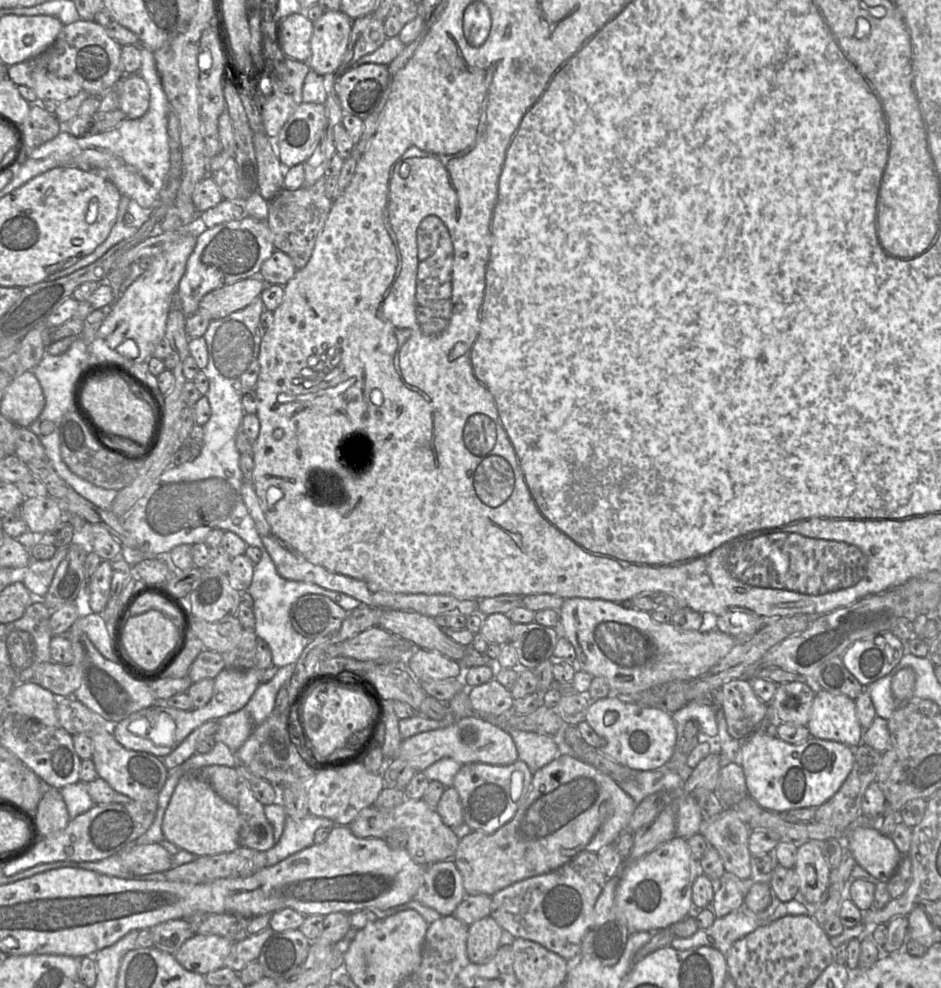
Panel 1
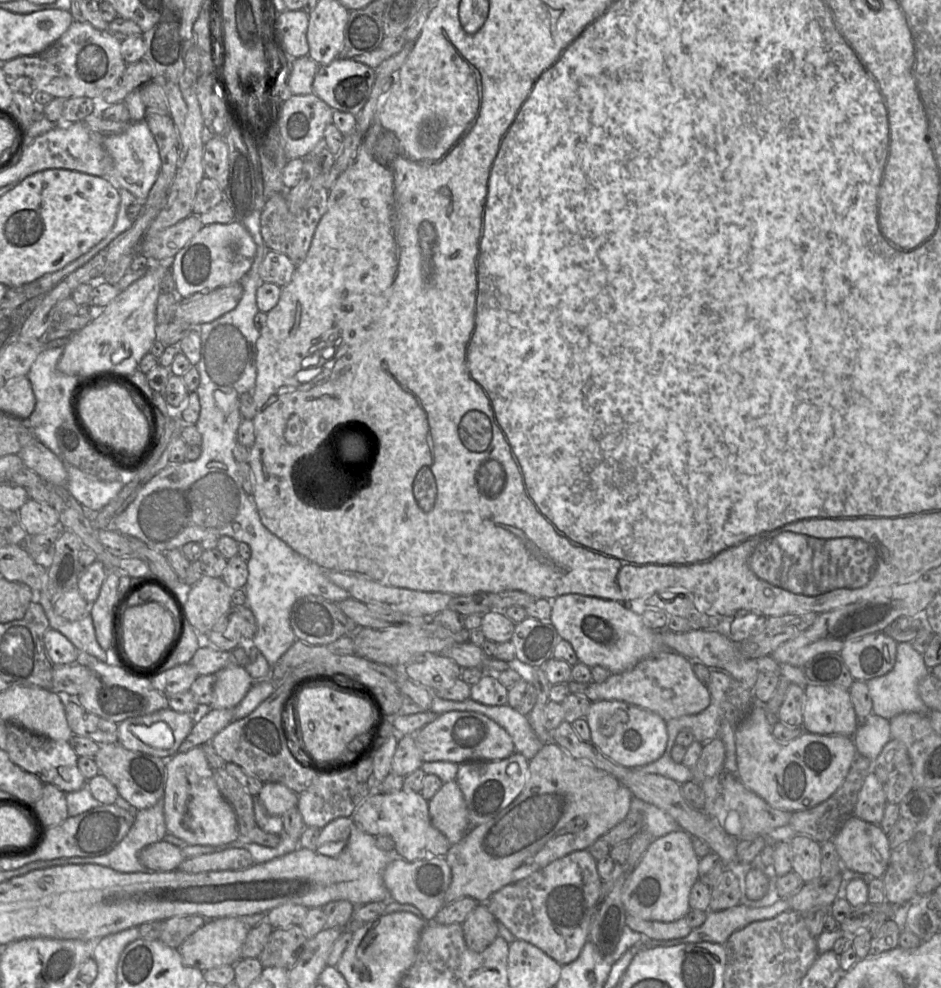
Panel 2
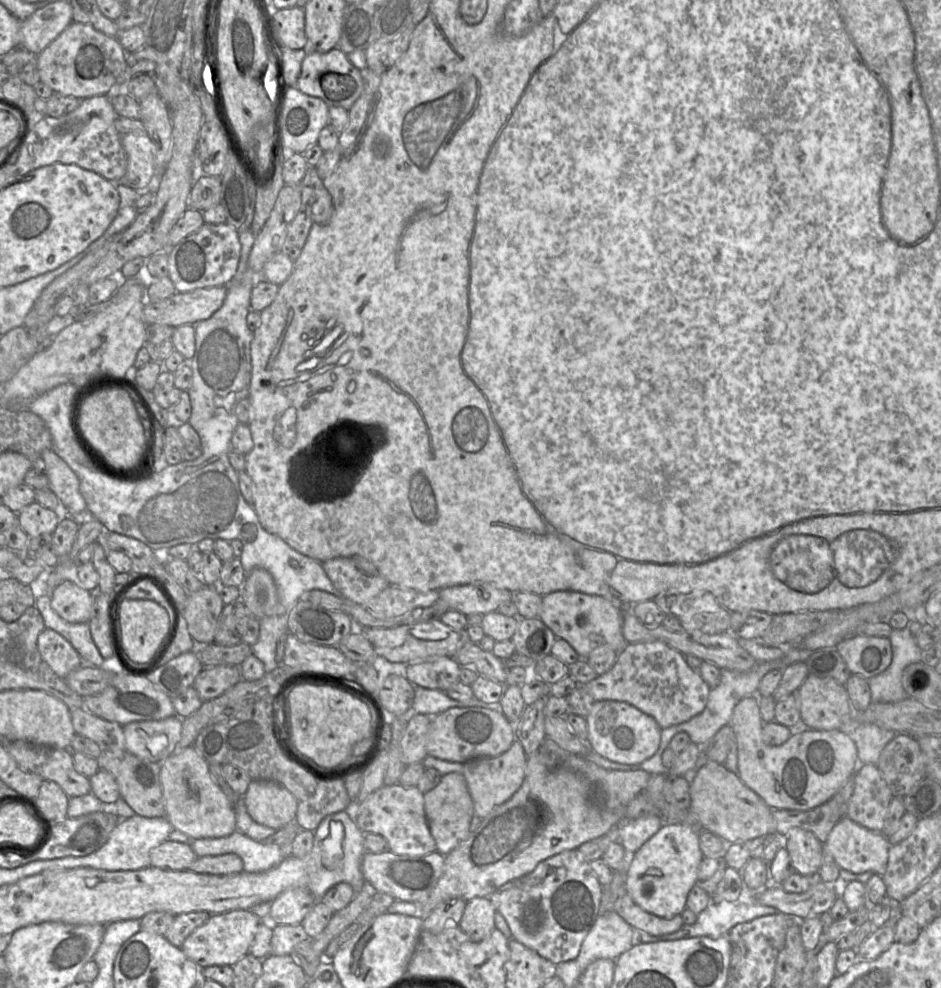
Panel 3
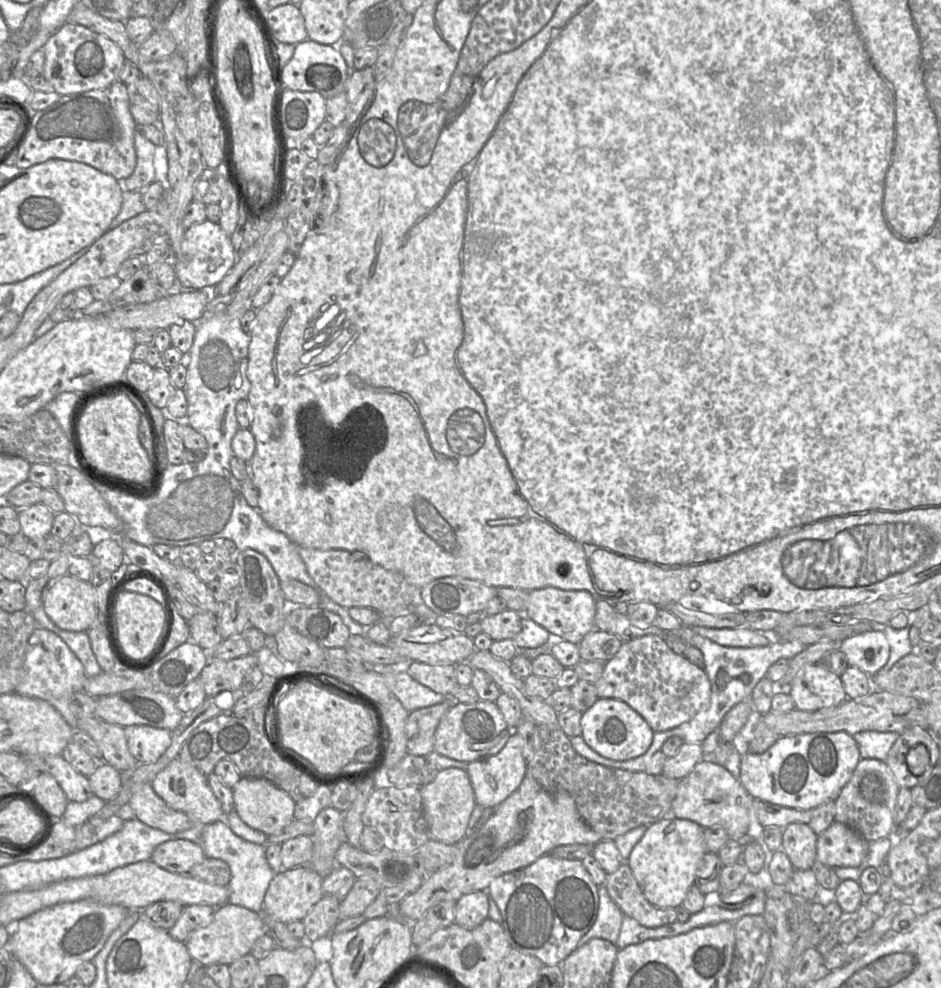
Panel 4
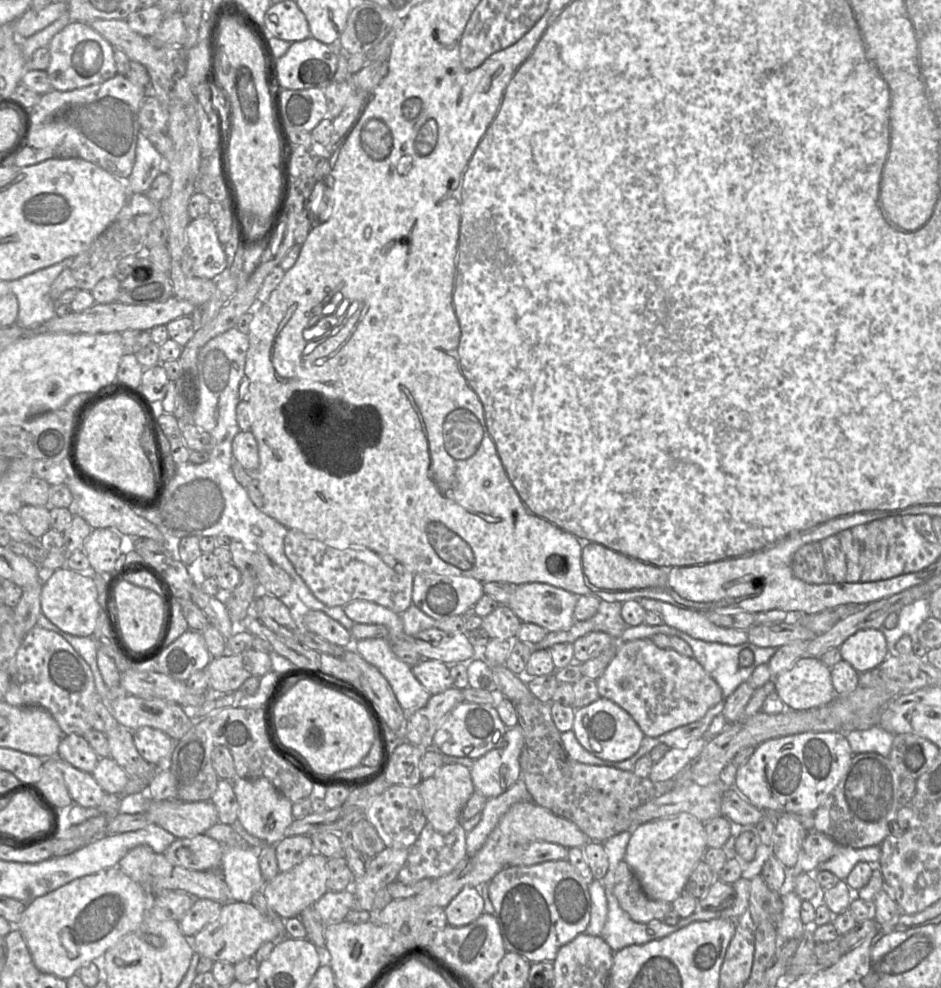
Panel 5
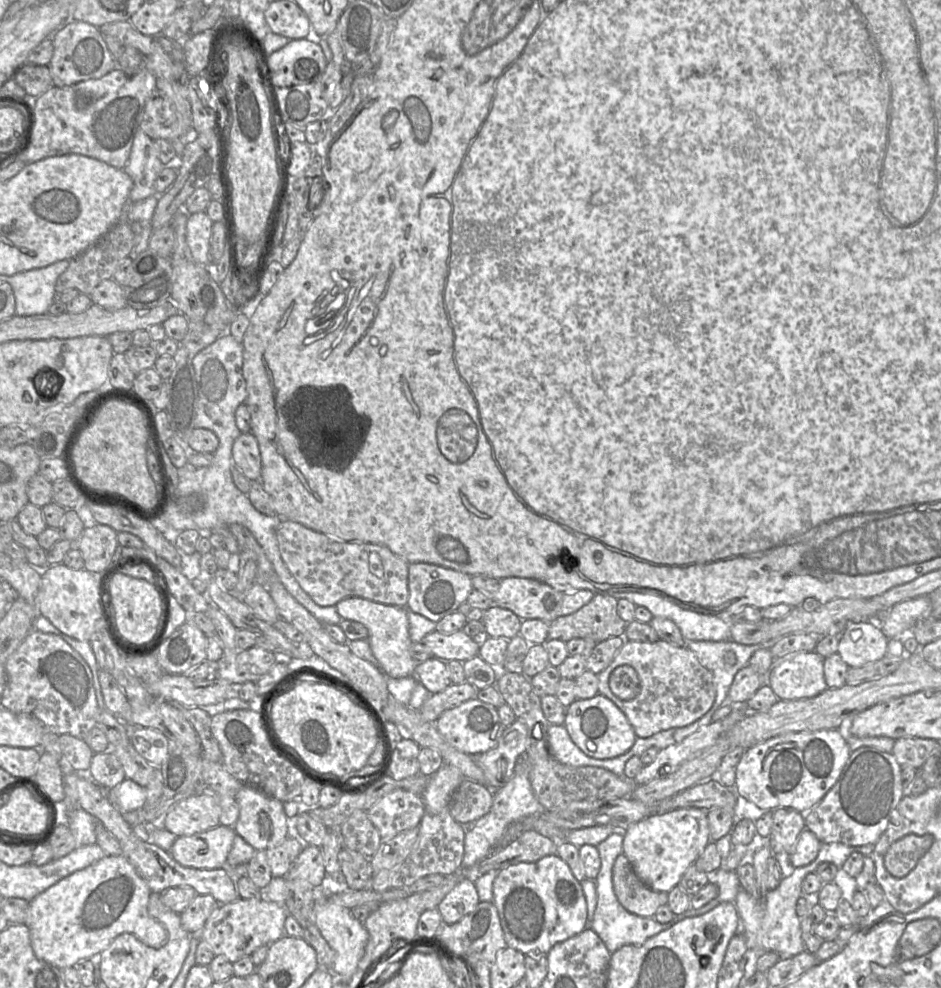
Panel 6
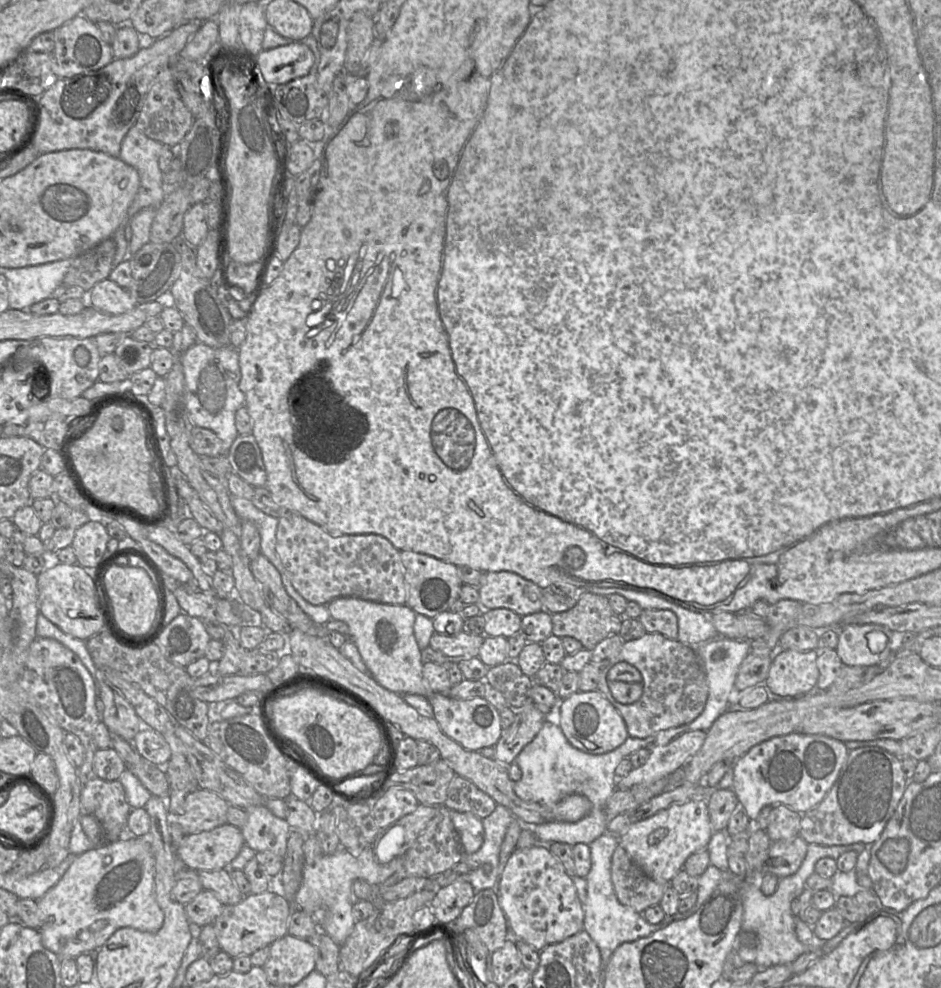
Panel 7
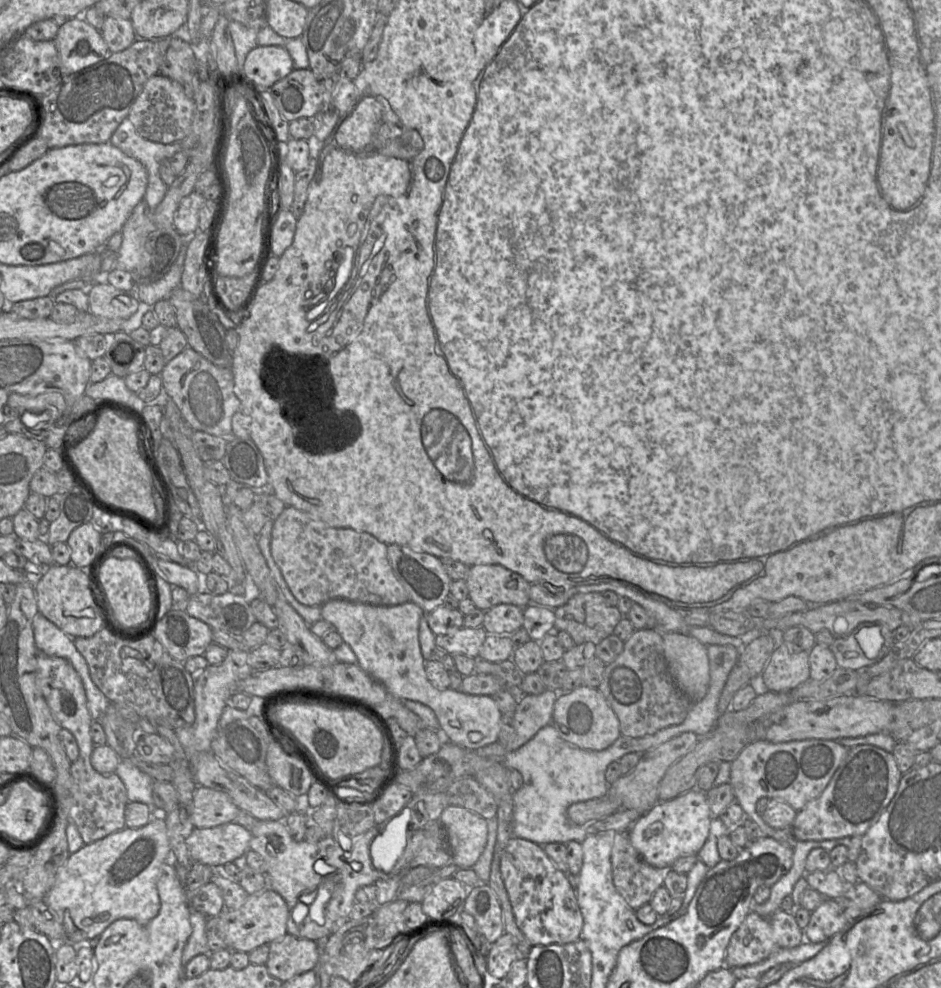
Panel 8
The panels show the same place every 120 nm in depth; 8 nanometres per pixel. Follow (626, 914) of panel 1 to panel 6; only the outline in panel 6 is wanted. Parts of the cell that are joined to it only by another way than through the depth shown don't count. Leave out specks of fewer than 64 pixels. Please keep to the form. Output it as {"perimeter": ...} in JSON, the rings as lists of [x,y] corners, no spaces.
{"perimeter":[[[677,808],[651,815],[629,826],[624,834],[623,854],[638,878],[651,889],[668,893],[711,841],[707,811],[701,808]]]}

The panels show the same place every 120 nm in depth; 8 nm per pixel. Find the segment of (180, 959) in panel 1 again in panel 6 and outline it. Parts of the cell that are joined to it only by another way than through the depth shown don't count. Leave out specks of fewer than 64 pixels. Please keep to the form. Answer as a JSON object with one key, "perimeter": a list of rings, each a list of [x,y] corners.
{"perimeter":[[[266,898],[243,899],[222,904],[207,920],[203,929],[195,937],[209,944],[215,956],[225,956],[232,963],[251,956],[255,950],[271,945],[285,933],[285,921],[288,912],[284,905]]]}

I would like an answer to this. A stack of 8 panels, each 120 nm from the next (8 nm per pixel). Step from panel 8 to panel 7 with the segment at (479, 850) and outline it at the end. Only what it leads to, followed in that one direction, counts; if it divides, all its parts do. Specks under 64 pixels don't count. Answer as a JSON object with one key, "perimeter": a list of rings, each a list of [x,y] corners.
{"perimeter":[[[450,811],[451,821],[458,833],[464,854],[477,852],[484,843],[482,819],[472,813]]]}

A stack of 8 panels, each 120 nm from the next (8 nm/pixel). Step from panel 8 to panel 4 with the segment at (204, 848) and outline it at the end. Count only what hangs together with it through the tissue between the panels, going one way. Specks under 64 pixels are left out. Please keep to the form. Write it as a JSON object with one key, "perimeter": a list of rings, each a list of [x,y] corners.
{"perimeter":[[[171,839],[158,845],[151,860],[166,871],[189,874],[190,870],[206,858],[202,846],[185,839]]]}

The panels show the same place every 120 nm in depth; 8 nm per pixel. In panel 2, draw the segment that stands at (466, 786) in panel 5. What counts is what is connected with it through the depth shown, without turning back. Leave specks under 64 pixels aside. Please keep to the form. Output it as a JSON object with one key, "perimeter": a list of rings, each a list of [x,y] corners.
{"perimeter":[[[456,780],[443,784],[428,805],[432,825],[451,845],[458,843],[465,835],[469,818],[464,796]]]}

